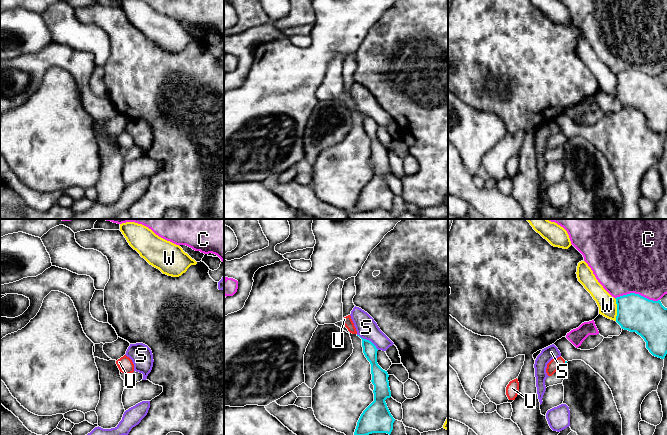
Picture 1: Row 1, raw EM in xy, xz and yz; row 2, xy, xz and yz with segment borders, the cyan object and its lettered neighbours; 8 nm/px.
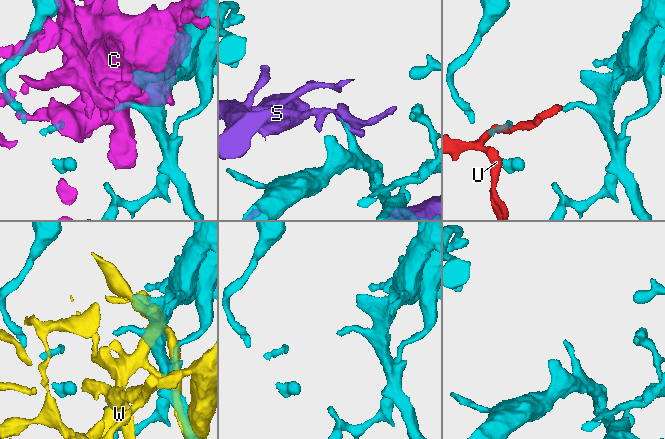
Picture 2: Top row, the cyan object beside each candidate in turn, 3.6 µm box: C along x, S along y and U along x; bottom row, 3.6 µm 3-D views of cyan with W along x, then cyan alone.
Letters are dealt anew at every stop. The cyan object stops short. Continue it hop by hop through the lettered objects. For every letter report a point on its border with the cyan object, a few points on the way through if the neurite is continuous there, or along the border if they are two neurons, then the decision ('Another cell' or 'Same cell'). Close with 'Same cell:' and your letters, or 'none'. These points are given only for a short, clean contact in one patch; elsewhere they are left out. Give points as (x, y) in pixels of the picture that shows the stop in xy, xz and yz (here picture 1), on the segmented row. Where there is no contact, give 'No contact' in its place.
C: Touches cyan at yz (637, 294). Another cell
S: Touches cyan at xz (368, 340). Another cell
U: Touches cyan at yz (565, 363). Path across: yz (565, 361), (565, 363), (558, 363). Same cell
W: Touches cyan at yz (617, 309). Another cell
Same cell: U

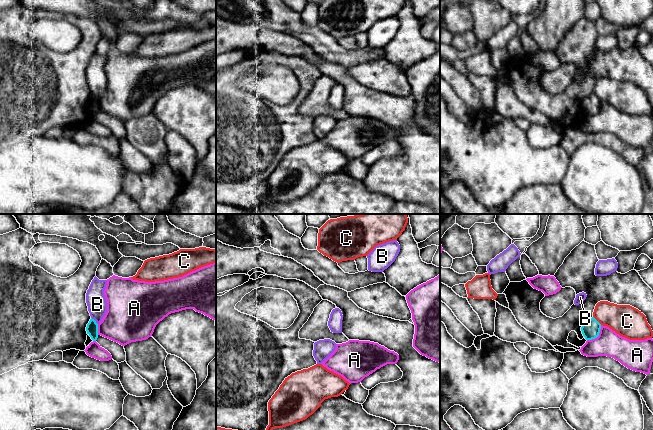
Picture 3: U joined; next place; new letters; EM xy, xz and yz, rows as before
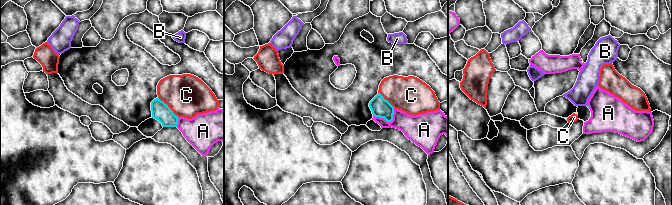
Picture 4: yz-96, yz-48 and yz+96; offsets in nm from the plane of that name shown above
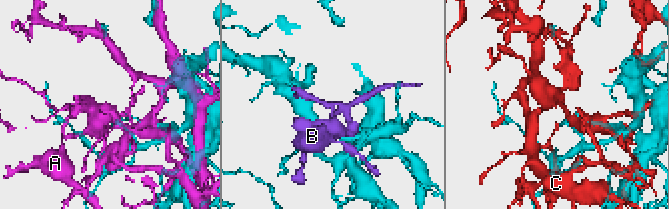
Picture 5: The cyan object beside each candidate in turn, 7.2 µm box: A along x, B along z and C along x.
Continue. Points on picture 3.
A: Touches cyan at yz (597, 336). Another cell
B: Touches cyan at xy (95, 321). Boundary: xy (91, 317), (97, 324). Another cell
C: Touches cyan at yz (596, 320). Another cell
Same cell: none

